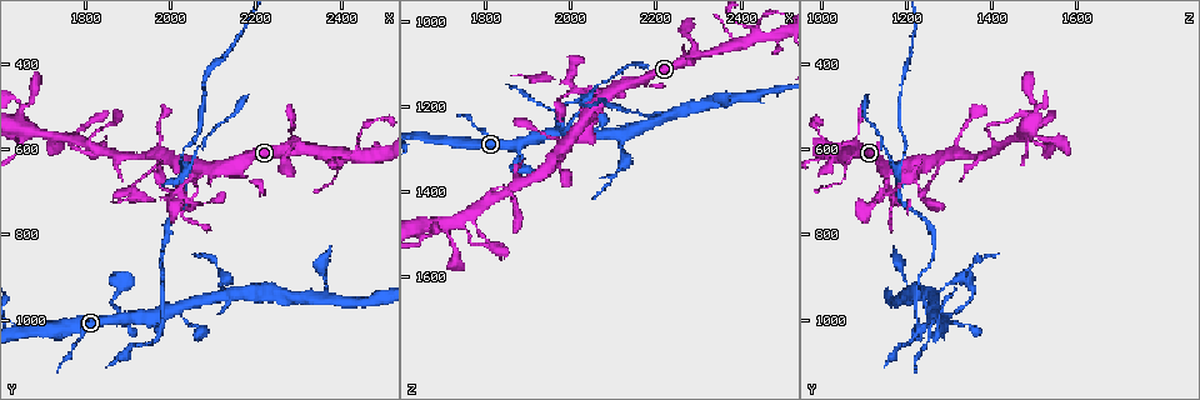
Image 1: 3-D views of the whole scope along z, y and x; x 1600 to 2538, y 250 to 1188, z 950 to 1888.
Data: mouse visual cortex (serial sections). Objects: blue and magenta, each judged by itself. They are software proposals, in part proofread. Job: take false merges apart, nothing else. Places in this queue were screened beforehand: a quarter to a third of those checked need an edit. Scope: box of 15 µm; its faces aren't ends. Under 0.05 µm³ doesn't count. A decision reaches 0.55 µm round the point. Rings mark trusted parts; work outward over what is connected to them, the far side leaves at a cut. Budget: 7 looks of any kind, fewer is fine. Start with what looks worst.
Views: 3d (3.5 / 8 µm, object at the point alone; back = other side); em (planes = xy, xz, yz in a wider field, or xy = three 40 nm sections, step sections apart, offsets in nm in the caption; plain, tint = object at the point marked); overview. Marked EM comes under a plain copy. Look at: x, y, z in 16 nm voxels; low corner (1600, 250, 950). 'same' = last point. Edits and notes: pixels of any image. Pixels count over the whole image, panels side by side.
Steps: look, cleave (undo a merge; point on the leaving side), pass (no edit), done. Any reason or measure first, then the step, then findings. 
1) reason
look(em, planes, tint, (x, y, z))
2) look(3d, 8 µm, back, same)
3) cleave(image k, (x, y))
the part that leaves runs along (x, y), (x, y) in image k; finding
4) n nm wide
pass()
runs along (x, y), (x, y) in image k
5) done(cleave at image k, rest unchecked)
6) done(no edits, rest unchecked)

three-way junction
look(3d, 3.5 µm, (1825, 590, 1415))

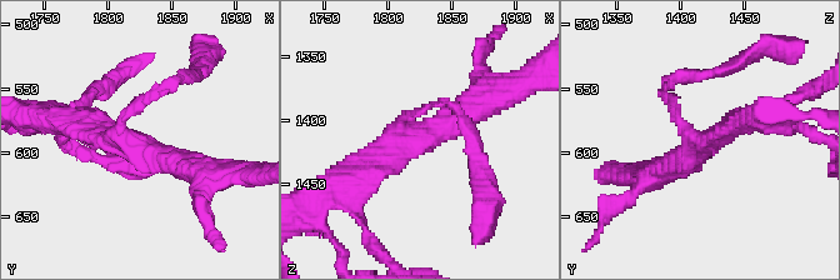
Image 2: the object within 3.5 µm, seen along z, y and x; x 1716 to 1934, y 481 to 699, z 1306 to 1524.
3 arms; arms of 100, 300, 350 nm
look(em, xy, step 2, tint, (1820, 596, 1412))

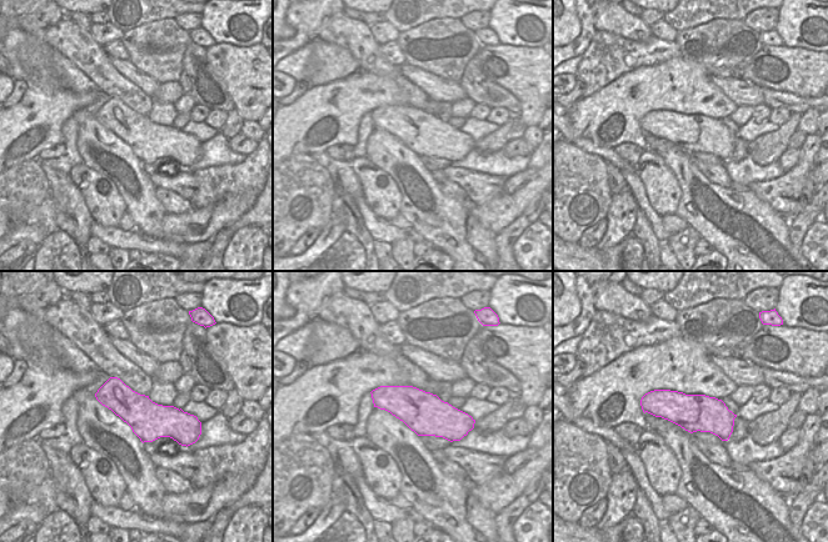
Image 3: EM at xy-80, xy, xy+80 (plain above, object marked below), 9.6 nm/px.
pass()
runs along (483, 103), (349, 176) in image 2; one cell here

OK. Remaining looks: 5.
side arm on a straight run
look(3d, 3.5 µm, (1955, 985, 1260))

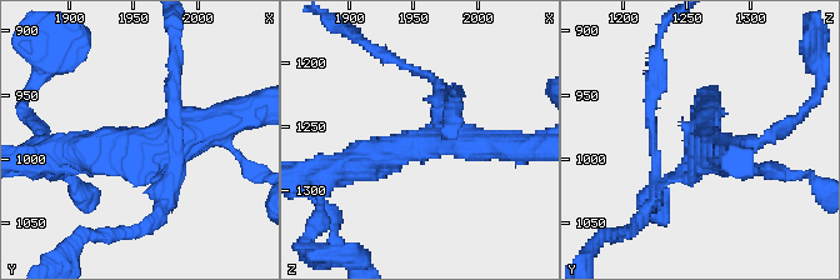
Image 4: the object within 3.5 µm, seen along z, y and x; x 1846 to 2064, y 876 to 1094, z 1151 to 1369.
3 arms; arms of 150, 400, 400 nm
look(em, xy, step 1, tint, (1962, 990, 1262))

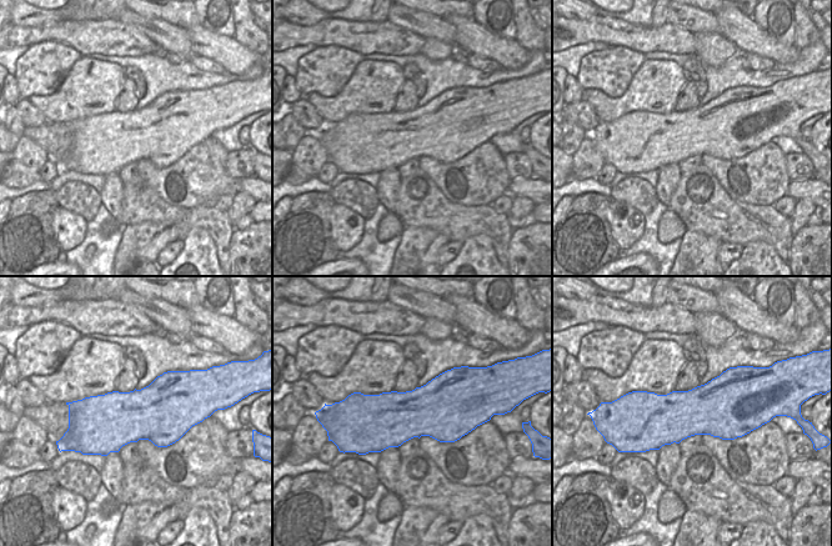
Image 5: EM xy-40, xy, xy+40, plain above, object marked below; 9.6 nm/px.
cleave(image 4, (653, 130))
the part that leaves runs along (679, 176), (656, 176), (653, 76) in image 4; a second cell is stuck on

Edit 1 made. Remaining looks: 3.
see it whole again
look(overview)

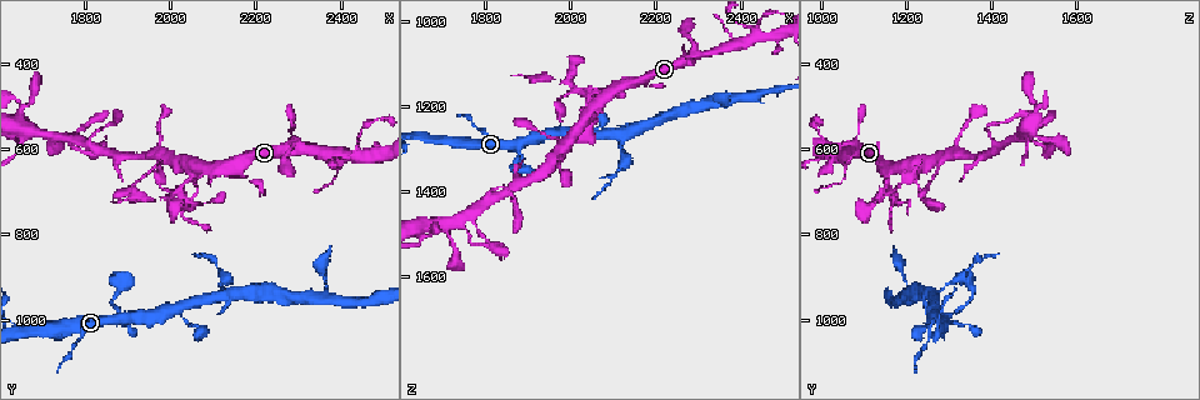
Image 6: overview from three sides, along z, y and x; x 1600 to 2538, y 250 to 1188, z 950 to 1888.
look(3d, 3.5 µm, (2115, 945, 1265))

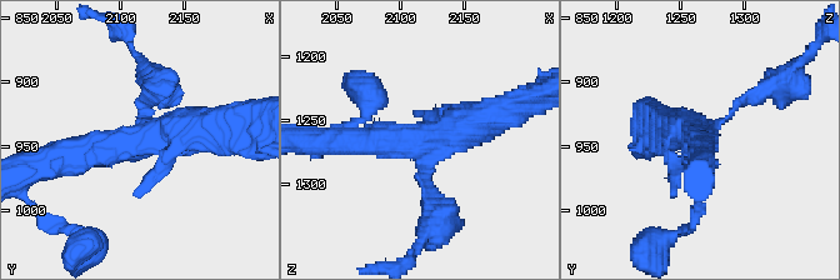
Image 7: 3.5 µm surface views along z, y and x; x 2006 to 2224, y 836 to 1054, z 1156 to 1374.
look(em, xy, step 3, tint, (2110, 948, 1268))

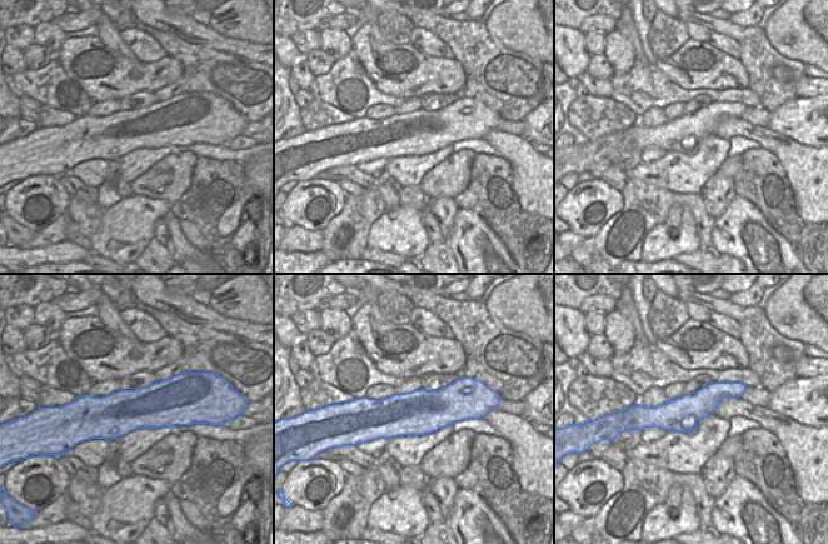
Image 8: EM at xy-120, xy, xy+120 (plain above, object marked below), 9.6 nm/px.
pass()
runs along (50, 161), (170, 131), (211, 131) in image 7; one cell here

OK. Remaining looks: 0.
done(cleave at image 4, rest unchecked)

